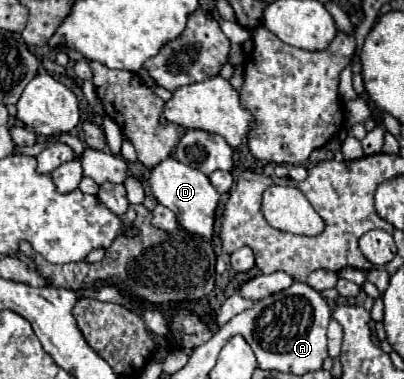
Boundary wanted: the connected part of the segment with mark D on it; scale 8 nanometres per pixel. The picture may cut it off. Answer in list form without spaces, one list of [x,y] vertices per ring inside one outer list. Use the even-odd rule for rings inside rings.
[[[168,156],[166,160],[162,160],[158,166],[154,166],[150,170],[148,182],[150,182],[150,190],[152,190],[154,198],[162,206],[170,208],[178,216],[178,222],[180,222],[180,226],[184,230],[194,232],[198,236],[204,236],[208,240],[212,238],[212,232],[214,232],[214,212],[216,212],[220,194],[214,190],[214,186],[210,184],[208,176],[204,176],[196,168],[190,168],[190,166],[182,164],[174,156]]]

